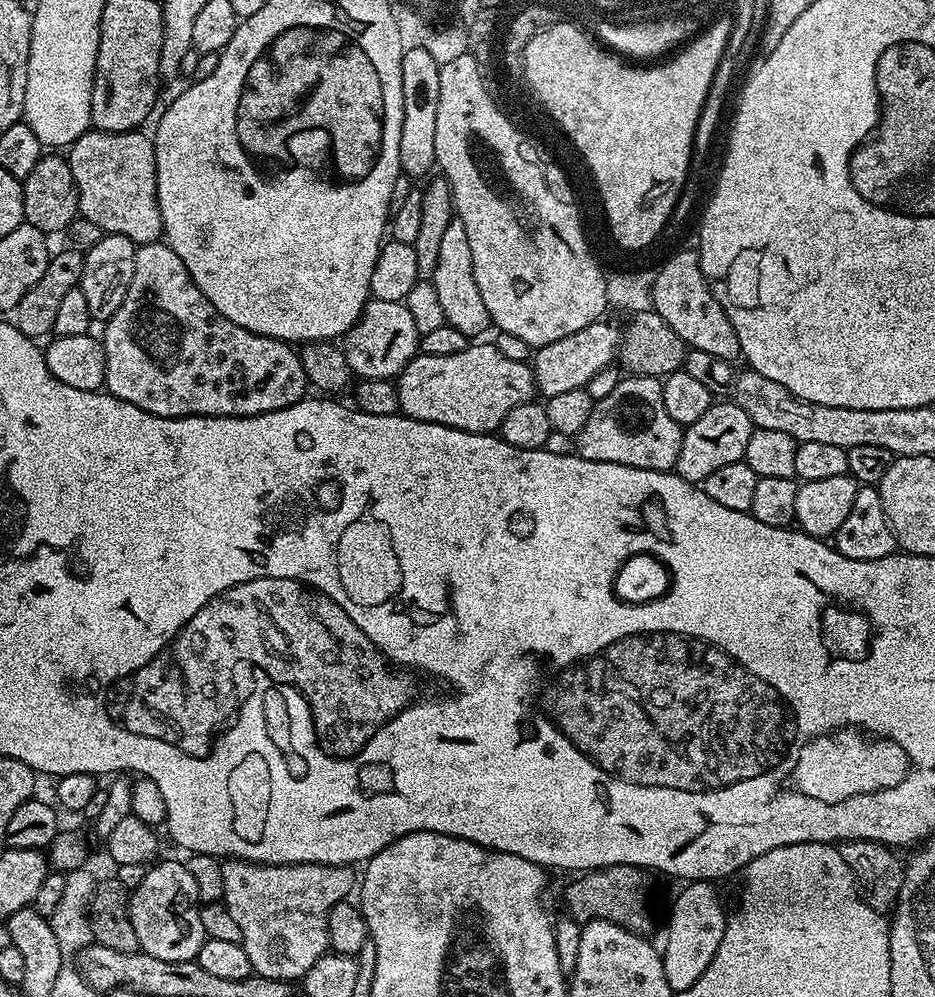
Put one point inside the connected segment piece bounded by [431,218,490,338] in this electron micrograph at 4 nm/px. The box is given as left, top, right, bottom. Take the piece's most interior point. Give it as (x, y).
(462, 306)

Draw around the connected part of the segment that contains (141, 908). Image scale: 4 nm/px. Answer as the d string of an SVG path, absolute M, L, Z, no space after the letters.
M162 860L153 863L146 878L142 878L140 885L130 892L129 918L137 935L139 951L162 958L162 962L195 960L206 939L200 917L202 901L198 886L187 863Z

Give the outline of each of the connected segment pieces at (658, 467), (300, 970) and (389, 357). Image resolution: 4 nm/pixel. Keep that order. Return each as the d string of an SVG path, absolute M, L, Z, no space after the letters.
M654 376L623 377L613 386L612 392L597 399L592 405L590 418L582 426L578 437L578 454L594 462L614 462L642 470L670 472L678 462L684 437L682 425L674 422L662 402L662 383Z
M225 859L222 863L222 903L242 930L240 943L257 976L299 981L329 951L328 919L334 906L345 903L357 891L358 876L351 867L338 864L252 864L249 860Z
M369 299L356 325L342 338L342 347L350 370L360 380L392 380L418 355L420 337L420 331L418 326L414 326L414 318L410 315L407 303Z

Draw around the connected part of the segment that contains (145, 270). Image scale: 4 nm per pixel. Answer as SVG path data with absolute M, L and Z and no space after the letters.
M167 242L141 244L137 247L134 258L134 278L130 278L130 290L126 290L126 298L122 302L122 306L118 306L118 310L107 320L103 328L102 343L106 354L104 388L108 395L117 396L122 402L130 402L134 406L138 406L150 414L158 414L162 418L174 418L175 416L257 416L263 412L273 412L274 410L282 410L286 406L294 406L299 400L305 399L307 392L304 391L309 391L310 388L306 374L302 370L299 351L284 340L266 338L254 334L250 330L242 330L242 326L234 326L234 322L230 322L230 318L218 314L218 310L214 310L210 298L206 298L206 294L202 294L202 290L198 290L198 286L190 278L182 258L178 258L178 254L174 254L174 250Z

